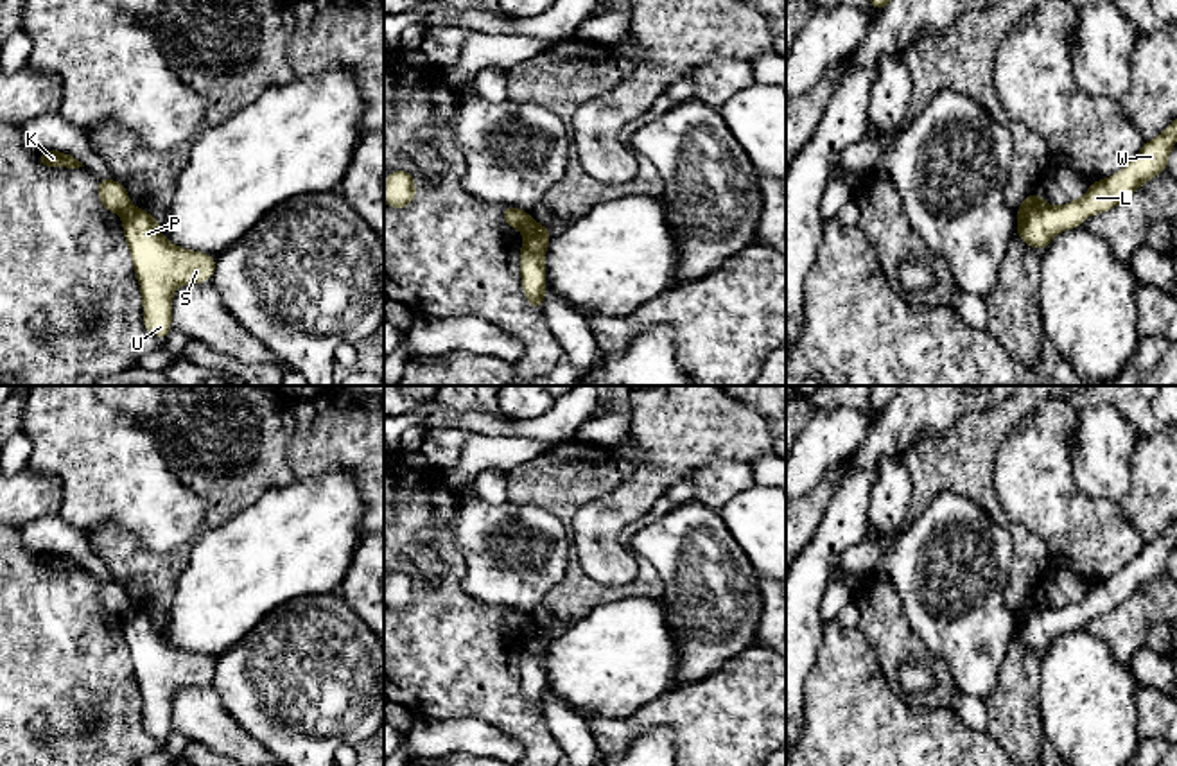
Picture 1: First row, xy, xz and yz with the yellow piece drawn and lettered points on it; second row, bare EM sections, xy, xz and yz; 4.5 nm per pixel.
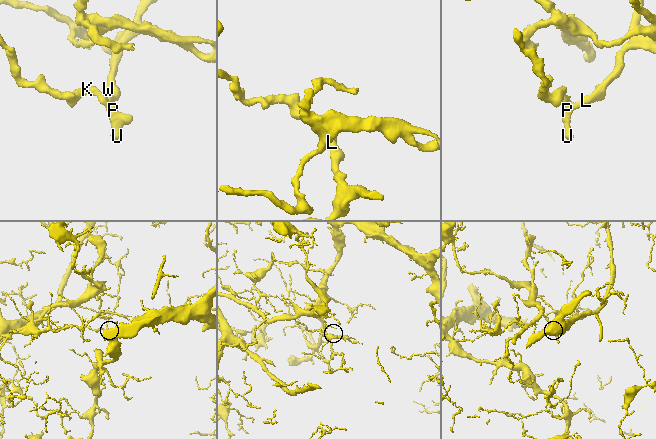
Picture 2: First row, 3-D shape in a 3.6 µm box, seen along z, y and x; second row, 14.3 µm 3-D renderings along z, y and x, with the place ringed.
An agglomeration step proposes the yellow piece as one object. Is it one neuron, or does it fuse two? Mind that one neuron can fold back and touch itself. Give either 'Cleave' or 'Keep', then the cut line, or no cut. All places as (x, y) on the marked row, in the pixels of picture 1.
Cleave. Split along yz (1041, 200), (1020, 216)

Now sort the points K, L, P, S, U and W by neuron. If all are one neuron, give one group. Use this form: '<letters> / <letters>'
K / L P S U W

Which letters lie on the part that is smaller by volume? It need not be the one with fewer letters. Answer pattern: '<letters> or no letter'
L, P, S, U, W

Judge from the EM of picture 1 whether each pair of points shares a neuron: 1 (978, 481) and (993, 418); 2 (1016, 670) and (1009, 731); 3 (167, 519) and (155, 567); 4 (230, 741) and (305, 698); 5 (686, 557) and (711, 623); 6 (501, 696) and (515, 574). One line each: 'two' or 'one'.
1: one
2: one
3: two
4: two
5: one
6: two

